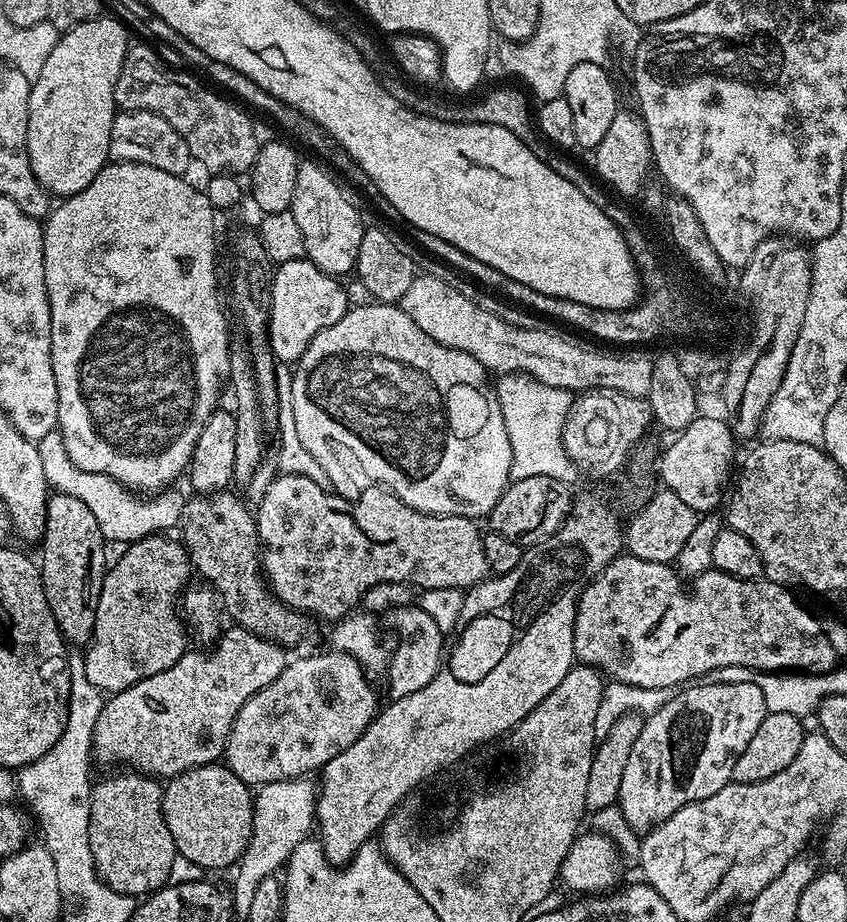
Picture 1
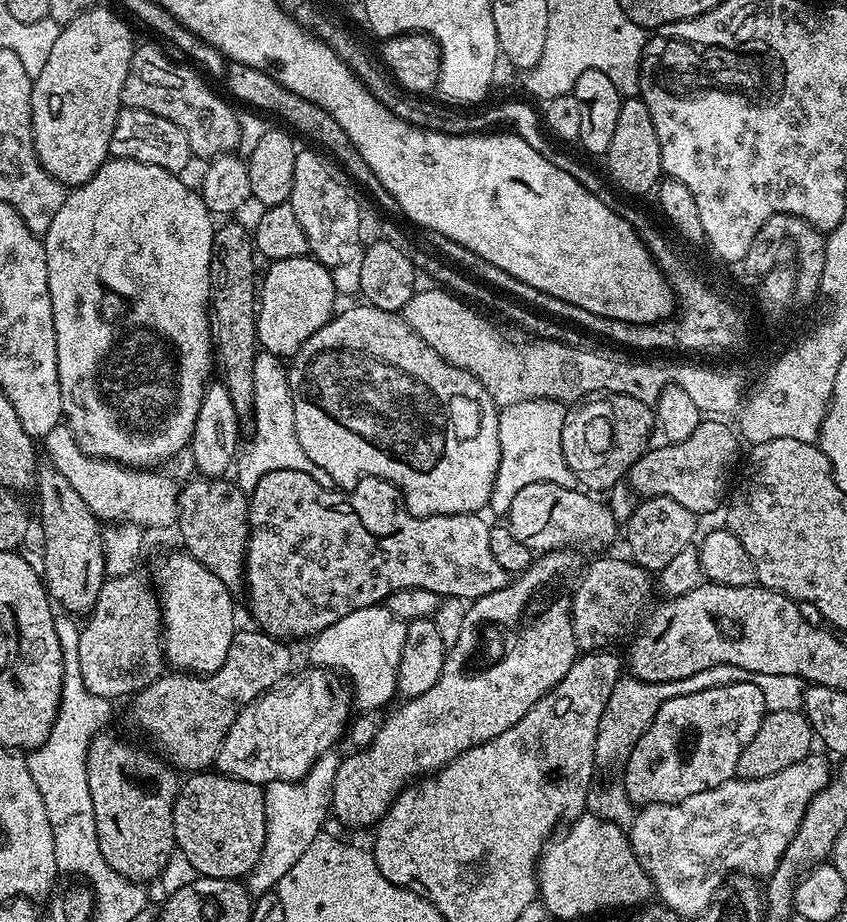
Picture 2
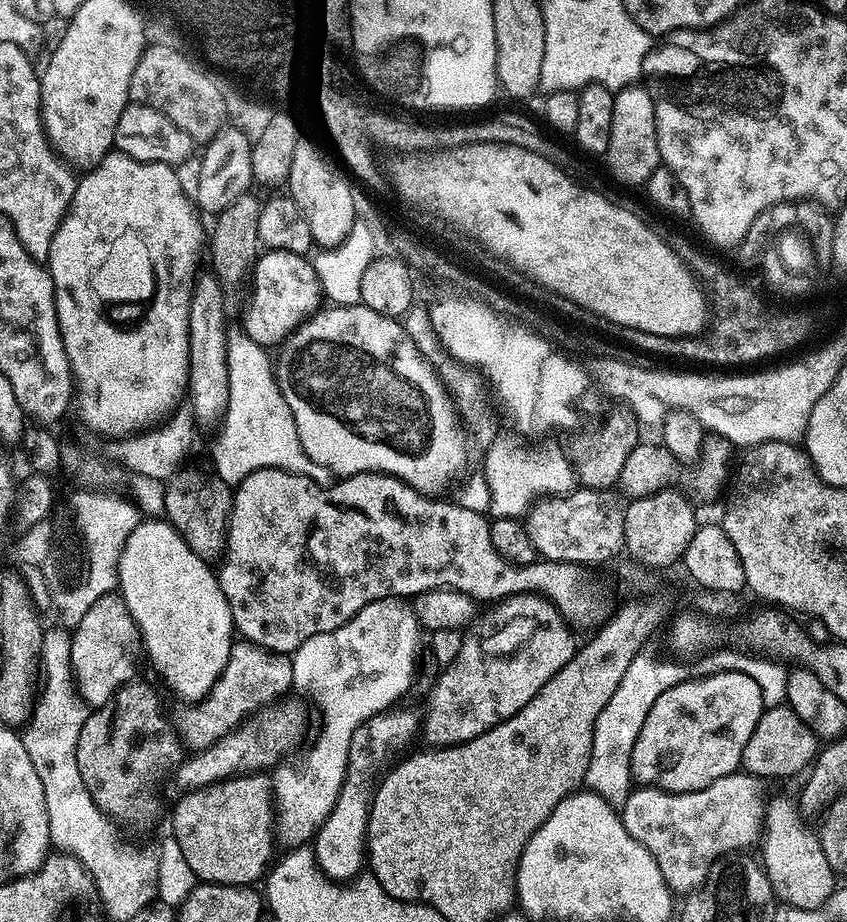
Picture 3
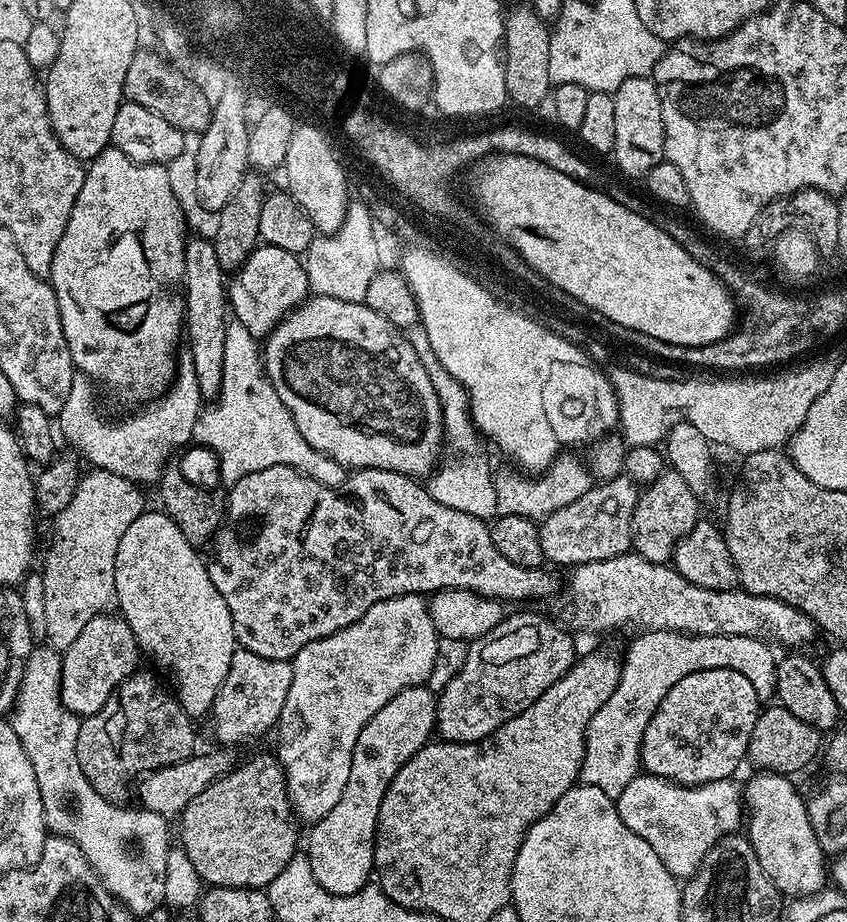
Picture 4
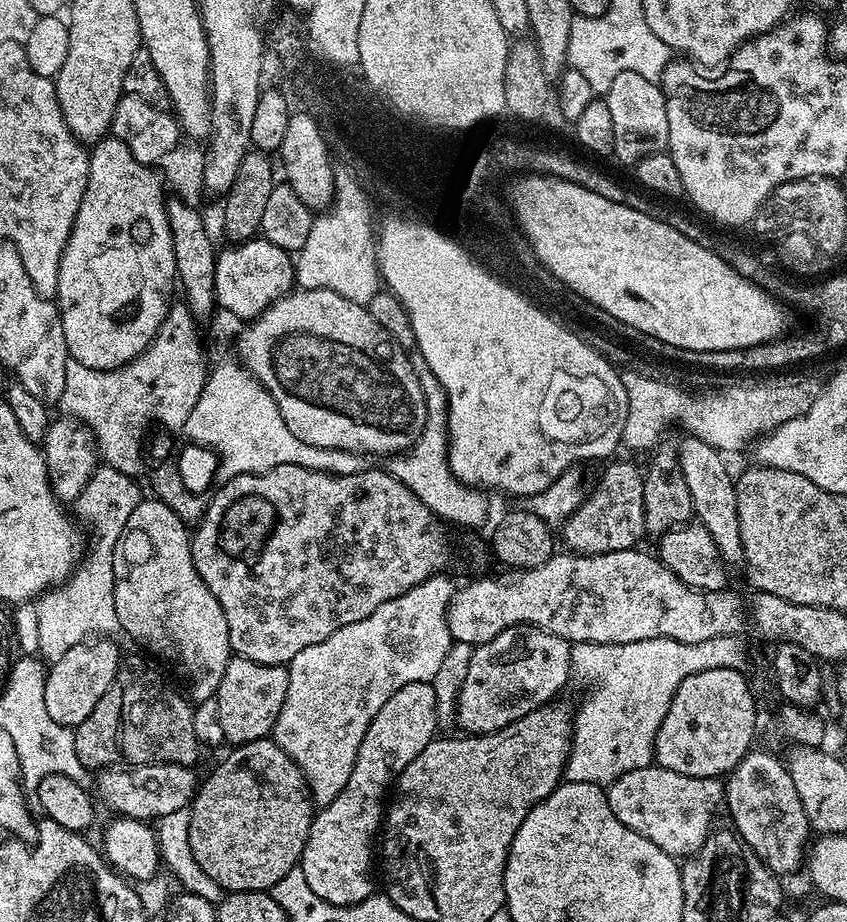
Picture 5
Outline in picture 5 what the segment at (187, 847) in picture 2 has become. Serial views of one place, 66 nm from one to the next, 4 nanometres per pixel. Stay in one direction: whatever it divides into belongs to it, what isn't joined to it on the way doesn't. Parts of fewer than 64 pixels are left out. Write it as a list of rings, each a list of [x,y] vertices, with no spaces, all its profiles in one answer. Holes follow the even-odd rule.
[[[271,738],[255,740],[249,744],[241,744],[231,749],[232,753],[209,774],[203,777],[202,783],[196,788],[187,809],[189,816],[189,850],[194,856],[194,861],[223,889],[229,892],[268,892],[272,887],[282,880],[300,862],[300,855],[306,846],[308,831],[312,825],[314,805],[308,794],[308,783],[304,781],[302,770],[294,763],[286,750],[282,750]]]

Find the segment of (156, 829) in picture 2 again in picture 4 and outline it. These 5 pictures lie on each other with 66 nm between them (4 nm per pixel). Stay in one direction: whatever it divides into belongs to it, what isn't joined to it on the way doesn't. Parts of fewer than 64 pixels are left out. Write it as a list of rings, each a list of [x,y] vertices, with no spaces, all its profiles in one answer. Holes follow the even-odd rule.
[[[133,674],[124,683],[117,686],[110,699],[92,716],[83,717],[80,721],[78,738],[76,739],[76,753],[78,766],[82,766],[82,774],[94,786],[99,796],[116,798],[124,788],[124,783],[133,776],[139,777],[145,772],[152,772],[156,768],[164,768],[167,764],[177,764],[188,760],[194,754],[192,748],[196,744],[196,736],[192,733],[192,726],[188,722],[190,716],[181,706],[180,701],[167,688],[156,688],[156,684],[148,676]]]

